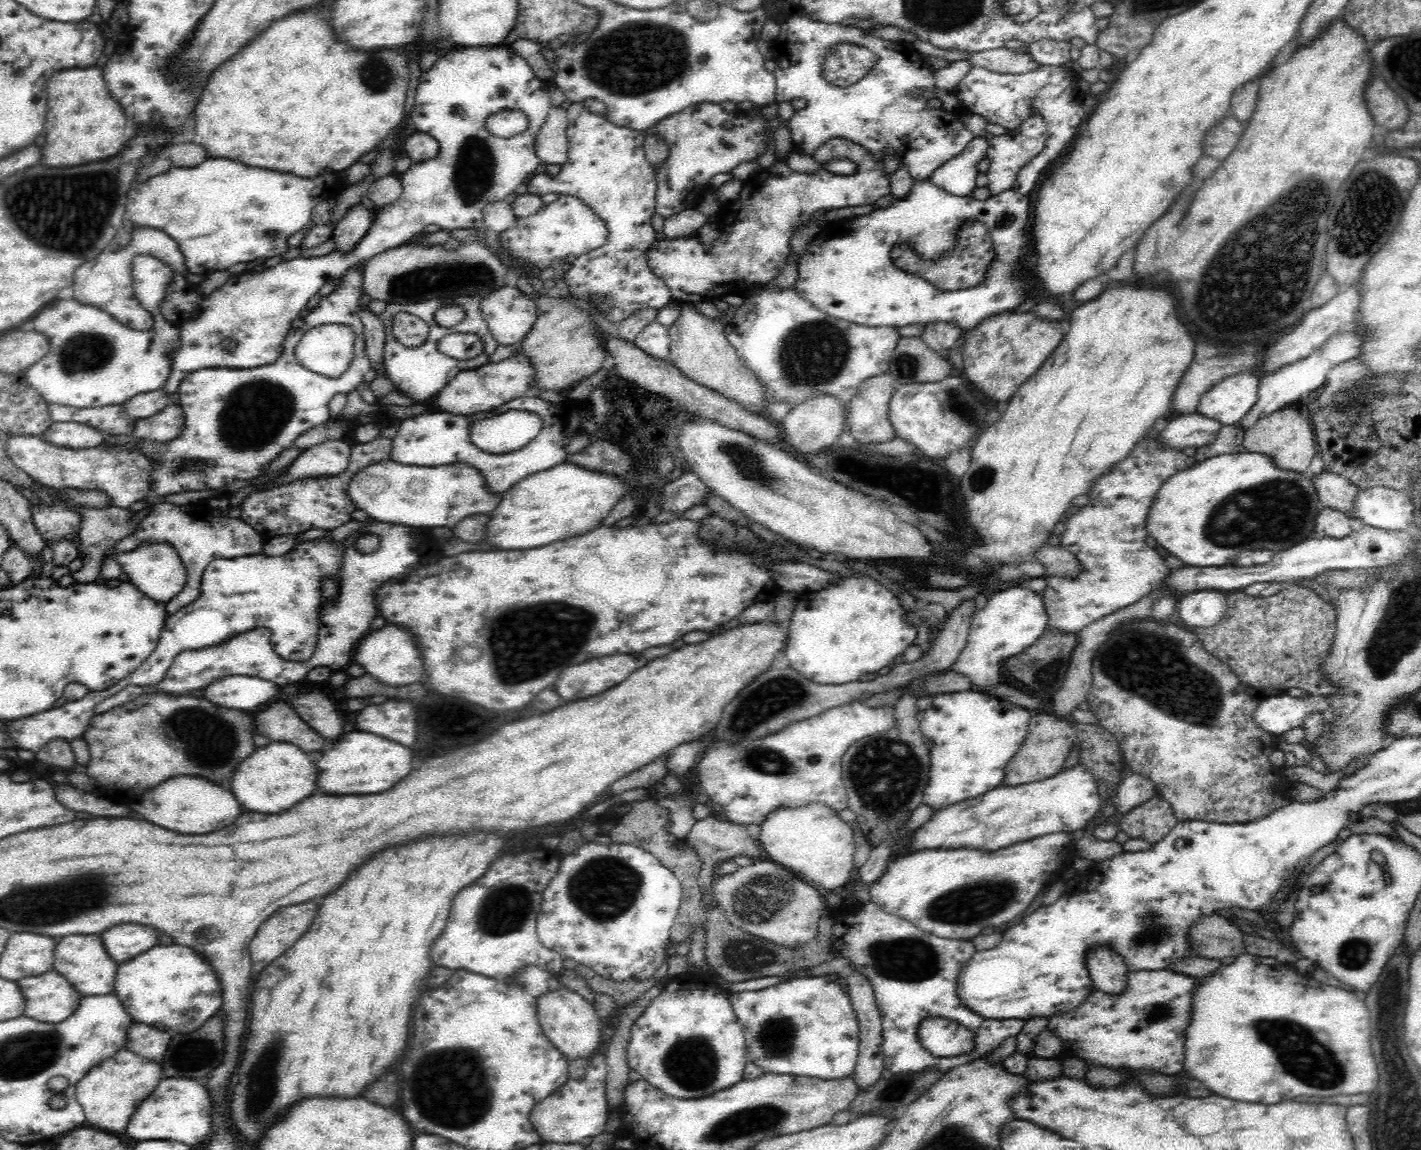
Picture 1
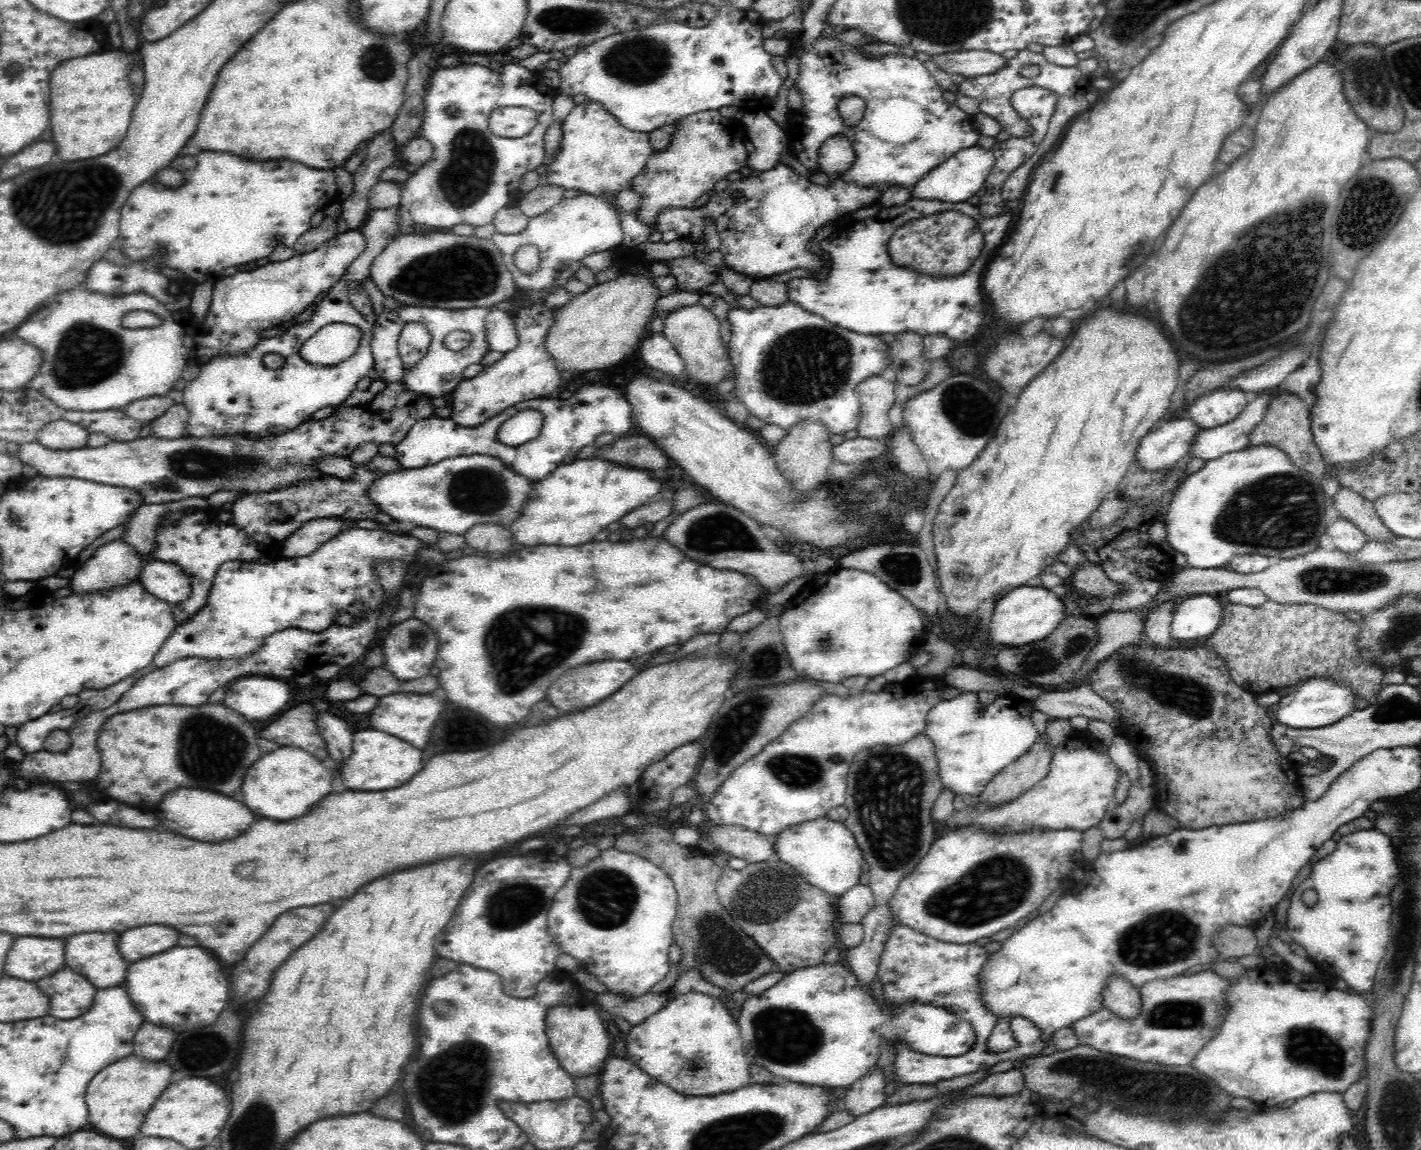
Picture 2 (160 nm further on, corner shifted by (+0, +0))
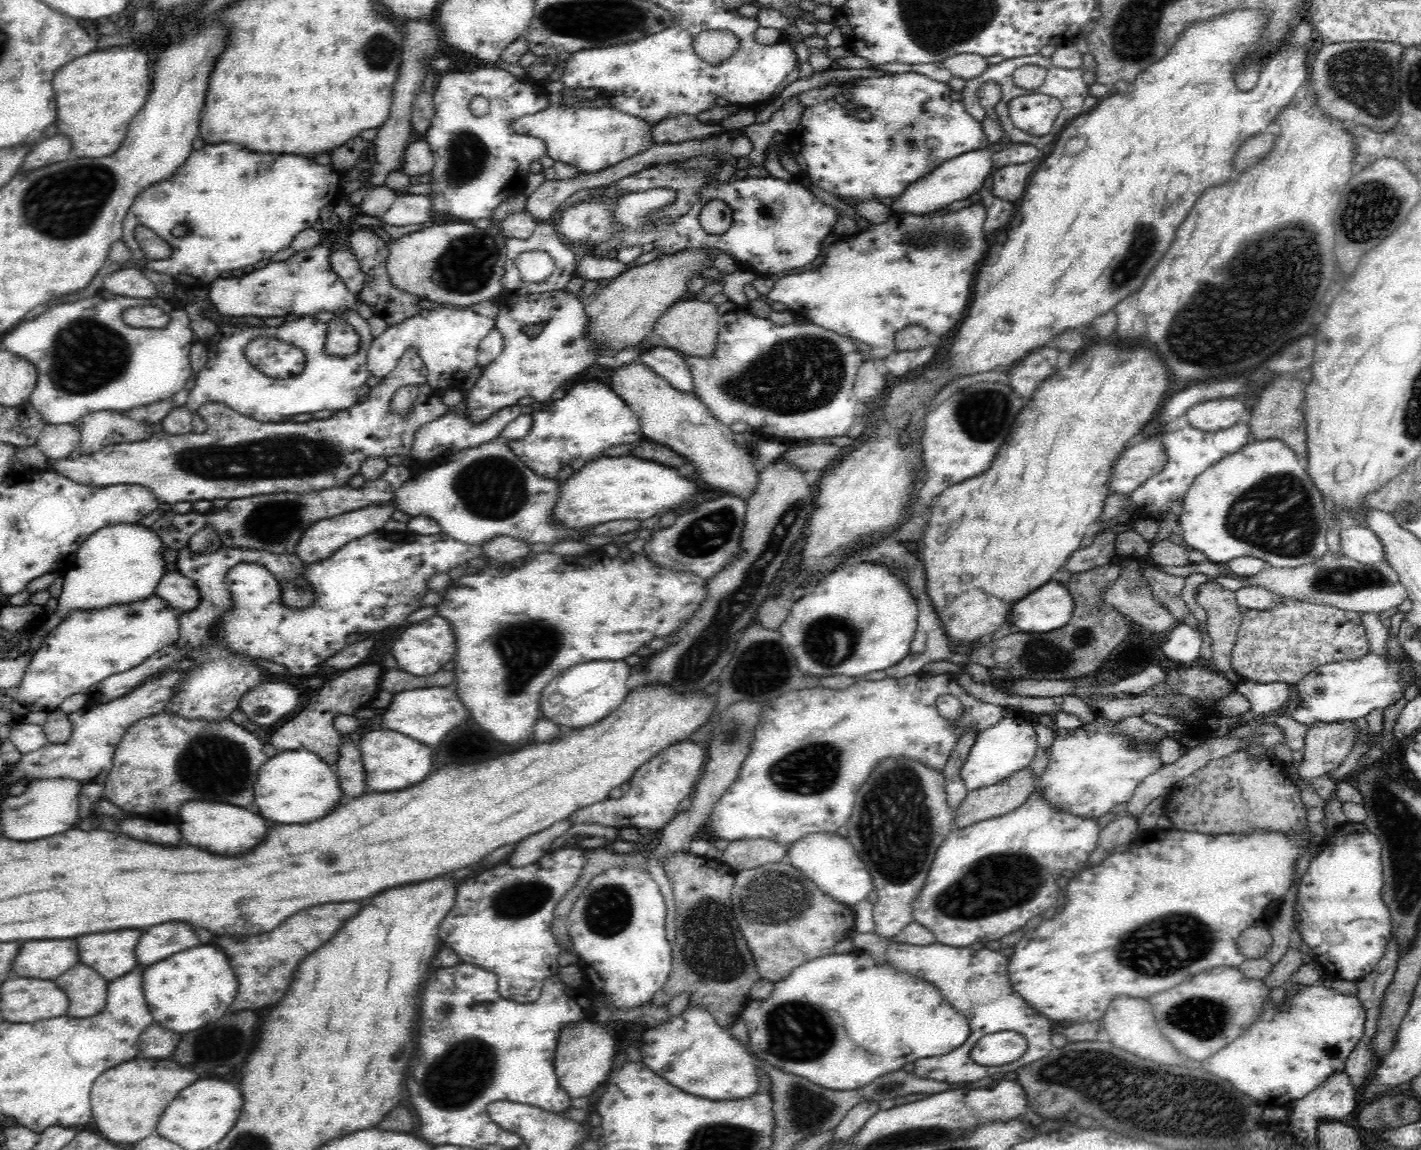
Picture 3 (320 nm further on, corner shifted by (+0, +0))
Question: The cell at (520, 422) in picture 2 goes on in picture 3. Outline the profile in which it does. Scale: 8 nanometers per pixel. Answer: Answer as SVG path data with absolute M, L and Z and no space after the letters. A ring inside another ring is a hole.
M520 415L506 425L494 440L459 451L430 468L412 473L402 488L395 490L398 511L410 517L427 517L438 523L441 532L461 543L482 546L499 536L508 536L529 543L535 549L546 548L563 540L581 541L588 536L626 534L636 530L641 522L614 520L588 526L581 532L571 532L554 519L554 506L559 499L560 481L542 477L512 452L512 441L520 440L530 430L532 419Z

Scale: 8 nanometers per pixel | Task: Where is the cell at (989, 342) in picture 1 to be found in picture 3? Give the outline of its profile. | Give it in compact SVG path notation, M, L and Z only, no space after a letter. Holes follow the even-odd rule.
M1047 345L1018 361L1007 374L1014 392L1029 399L1044 380L1058 371L1058 353L1058 349Z

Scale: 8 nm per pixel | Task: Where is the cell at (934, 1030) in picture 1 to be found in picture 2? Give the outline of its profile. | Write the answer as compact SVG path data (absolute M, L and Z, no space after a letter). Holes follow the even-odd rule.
M835 962L833 964L823 963L823 964L810 967L810 968L800 968L800 970L794 970L792 974L788 974L788 976L784 976L783 974L782 978L780 978L780 980L774 986L772 986L770 990L766 990L766 992L764 992L764 995L749 996L749 997L746 996L746 1000L744 1001L743 1007L739 1010L740 1018L737 1020L737 1023L741 1027L741 1037L743 1040L744 1050L746 1051L746 1054L748 1055L748 1058L750 1059L753 1065L762 1066L764 1069L768 1070L768 1072L771 1072L772 1074L775 1074L776 1076L784 1076L784 1078L787 1079L788 1082L800 1083L800 1084L812 1085L812 1086L821 1086L821 1087L826 1087L827 1089L839 1089L839 1088L847 1089L851 1084L854 1084L856 1080L862 1079L865 1074L868 1074L872 1069L877 1067L877 1062L880 1058L879 1054L881 1053L881 1049L885 1045L893 1046L894 1049L896 1045L906 1045L906 1047L910 1047L910 1049L916 1052L924 1053L926 1055L934 1055L934 1056L942 1056L942 1057L960 1056L960 1054L970 1052L974 1044L974 1040L976 1038L976 1033L974 1032L974 1029L972 1028L972 1025L970 1023L965 1022L964 1020L962 1020L961 1017L958 1017L953 1012L950 1012L949 1010L946 1010L945 1008L942 1008L940 1006L934 1006L932 1004L920 1004L919 1002L902 1002L902 1004L889 1004L889 1002L885 1002L885 1000L883 1000L883 1002L879 1002L877 998L875 998L875 995L873 993L874 992L870 988L870 984L862 984L856 978L856 975L847 966L844 966L838 962ZM828 978L832 978L832 980L838 980L838 982L842 982L842 986L840 986L840 988L838 988L836 992L830 992L830 990L826 988L826 984L824 984L824 982L828 982Z

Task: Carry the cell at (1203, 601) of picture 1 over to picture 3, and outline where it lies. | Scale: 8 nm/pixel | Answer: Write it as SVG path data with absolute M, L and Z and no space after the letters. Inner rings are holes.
M1180 622L1166 636L1168 640L1162 648L1166 658L1181 666L1199 661L1202 636L1196 630Z

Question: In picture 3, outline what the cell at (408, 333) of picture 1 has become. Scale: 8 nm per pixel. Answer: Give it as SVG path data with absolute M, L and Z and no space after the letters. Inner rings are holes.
M406 351L398 361L396 368L387 374L376 386L372 387L368 400L360 405L352 405L343 411L336 411L332 416L312 420L312 422L276 422L261 423L253 418L240 415L224 403L208 402L199 408L207 429L203 433L184 433L172 435L163 430L154 433L148 440L132 441L129 443L109 444L106 448L73 460L54 460L54 470L64 477L70 478L77 484L93 488L108 488L120 485L139 485L148 488L161 502L176 504L176 502L196 502L197 500L212 501L216 498L228 500L248 496L270 494L276 492L307 493L310 491L348 488L348 482L362 474L360 468L368 458L384 458L398 456L408 459L414 450L416 431L424 424L439 419L450 408L440 402L435 388L428 384L427 368L418 357L416 351ZM416 385L419 397L411 408L407 419L400 419L390 411L390 398L400 387Z

